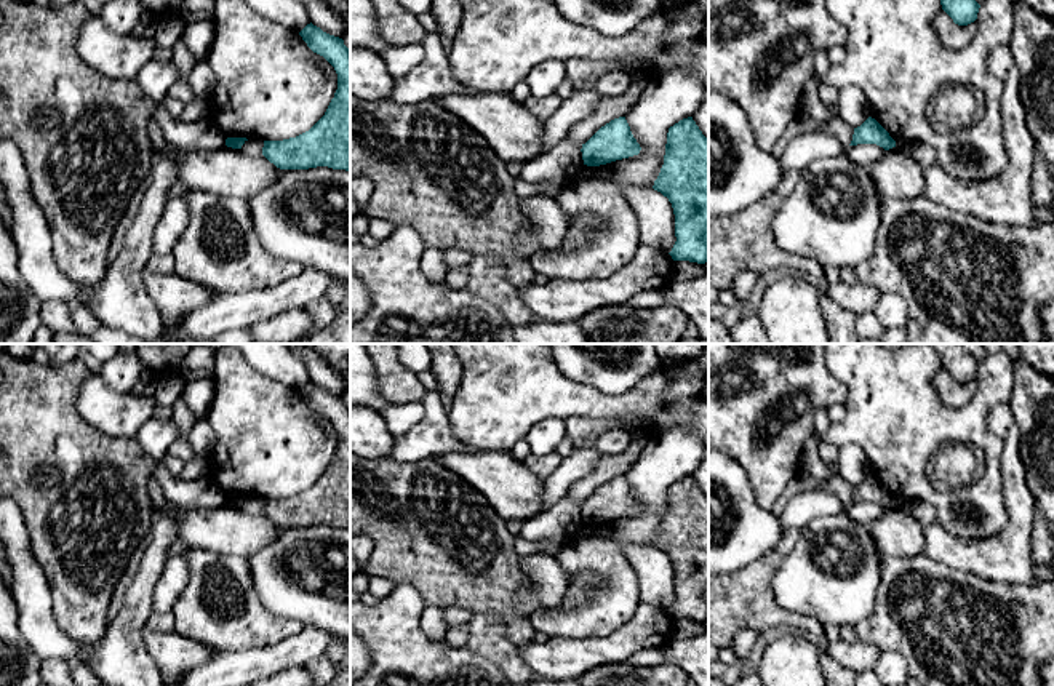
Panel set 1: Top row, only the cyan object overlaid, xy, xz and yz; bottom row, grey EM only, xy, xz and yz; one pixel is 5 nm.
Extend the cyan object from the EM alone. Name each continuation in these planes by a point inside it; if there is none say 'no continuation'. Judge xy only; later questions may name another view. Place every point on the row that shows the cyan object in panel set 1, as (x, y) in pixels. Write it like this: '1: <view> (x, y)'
no continuation

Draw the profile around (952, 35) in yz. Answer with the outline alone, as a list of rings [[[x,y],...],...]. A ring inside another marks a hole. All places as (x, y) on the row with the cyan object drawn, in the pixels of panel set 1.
[[[940,11],[936,16],[934,29],[944,46],[953,51],[960,51],[966,48],[969,42],[972,40],[977,30],[977,21],[968,26],[958,26],[945,11]]]

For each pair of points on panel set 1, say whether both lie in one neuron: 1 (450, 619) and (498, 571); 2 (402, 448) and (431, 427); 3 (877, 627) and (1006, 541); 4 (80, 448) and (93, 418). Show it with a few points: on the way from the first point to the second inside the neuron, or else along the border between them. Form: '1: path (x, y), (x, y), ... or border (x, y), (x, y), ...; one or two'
1: border (443, 608), (466, 608), (472, 614); two
2: path (408, 448), (424, 434); one
3: border (928, 557), (998, 582); two
4: border (77, 406), (95, 427), (111, 435), (127, 435); two

